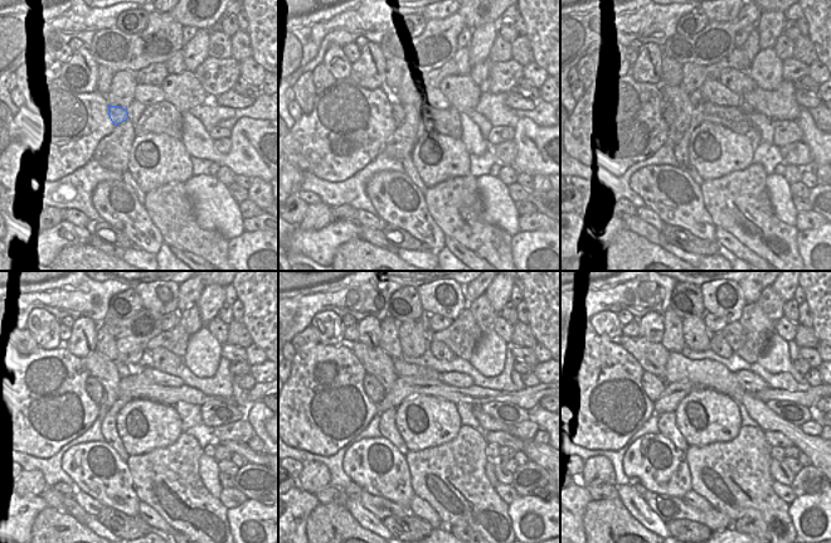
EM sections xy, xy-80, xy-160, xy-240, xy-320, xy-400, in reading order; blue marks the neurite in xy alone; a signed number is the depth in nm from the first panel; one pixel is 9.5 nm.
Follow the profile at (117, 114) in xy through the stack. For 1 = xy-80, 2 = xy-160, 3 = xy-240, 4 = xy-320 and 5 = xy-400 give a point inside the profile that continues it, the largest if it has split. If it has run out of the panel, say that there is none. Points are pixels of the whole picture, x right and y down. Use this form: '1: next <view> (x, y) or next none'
1: next xy-80 (397, 108)
2: next xy-160 (667, 108)
3: next xy-240 (96, 391)
4: next xy-320 (373, 387)
5: next xy-400 (652, 386)

